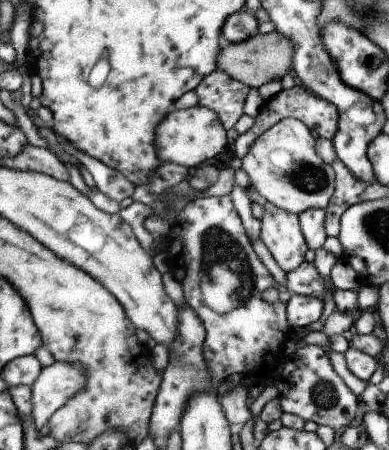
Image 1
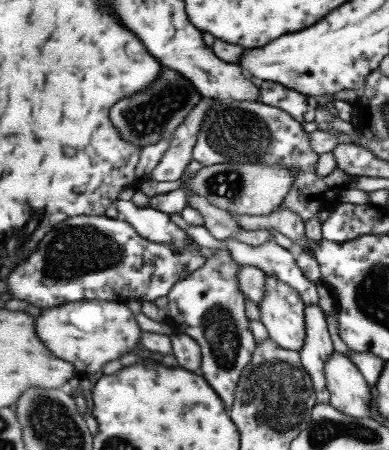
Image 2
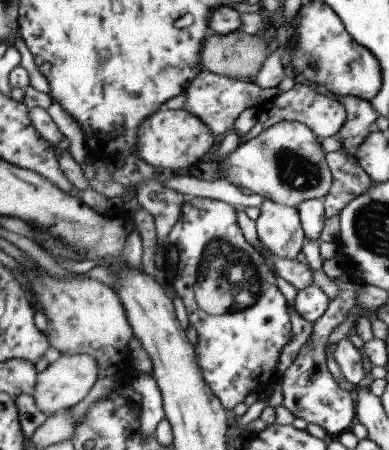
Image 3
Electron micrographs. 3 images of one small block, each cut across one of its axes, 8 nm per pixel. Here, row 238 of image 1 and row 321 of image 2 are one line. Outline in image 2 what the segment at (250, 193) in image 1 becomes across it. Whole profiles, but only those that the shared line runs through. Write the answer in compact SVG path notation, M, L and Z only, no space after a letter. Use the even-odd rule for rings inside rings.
M269 276L267 280L267 296L259 304L263 314L263 326L267 328L269 336L283 346L285 350L303 350L307 346L307 302L303 300L301 292L293 286L277 280L275 276Z

